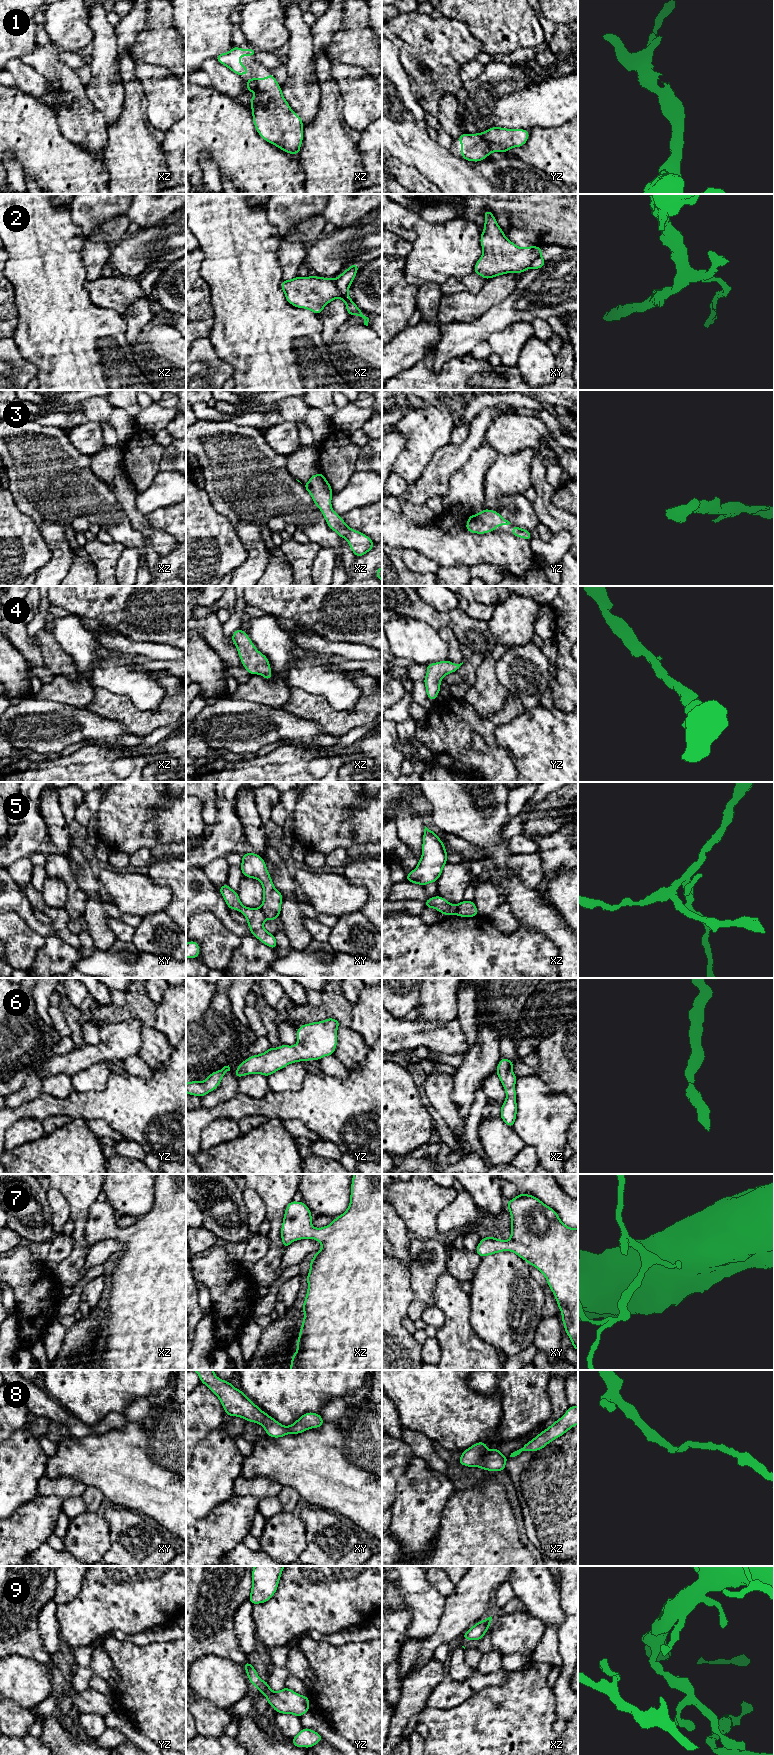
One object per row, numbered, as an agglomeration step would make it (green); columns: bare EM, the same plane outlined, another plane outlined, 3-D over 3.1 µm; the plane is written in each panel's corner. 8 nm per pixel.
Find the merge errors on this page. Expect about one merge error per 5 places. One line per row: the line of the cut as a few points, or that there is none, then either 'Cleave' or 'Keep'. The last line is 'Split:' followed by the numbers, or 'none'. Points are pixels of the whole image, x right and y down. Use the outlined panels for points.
1: No split. Keep
2: Split along xz (335, 279), (338, 297). Cleave
3: No split. Keep
4: No split. Keep
5: Split along xy (259, 908), (266, 918). Cleave
6: No split. Keep
7: No split. Keep
8: No split. Keep
9: No split. Keep
Split: 2, 5

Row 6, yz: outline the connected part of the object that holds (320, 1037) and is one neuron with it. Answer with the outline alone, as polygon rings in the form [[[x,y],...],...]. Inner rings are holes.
[[[331,1017],[320,1022],[301,1025],[297,1029],[298,1043],[296,1045],[288,1046],[282,1044],[279,1048],[270,1047],[262,1054],[252,1055],[240,1063],[235,1071],[235,1075],[238,1079],[244,1075],[257,1073],[268,1077],[291,1063],[298,1061],[306,1062],[311,1059],[320,1060],[324,1056],[331,1056],[337,1046],[337,1029],[339,1025],[340,1022]]]

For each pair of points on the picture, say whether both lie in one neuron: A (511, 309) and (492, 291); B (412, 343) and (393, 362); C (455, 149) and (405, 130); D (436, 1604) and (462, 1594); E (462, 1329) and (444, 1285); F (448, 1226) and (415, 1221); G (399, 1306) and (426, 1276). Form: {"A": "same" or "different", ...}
{"A": "different", "B": "same", "C": "different", "D": "different", "E": "same", "F": "different", "G": "different"}

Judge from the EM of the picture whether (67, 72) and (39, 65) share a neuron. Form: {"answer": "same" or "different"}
{"answer": "same"}

